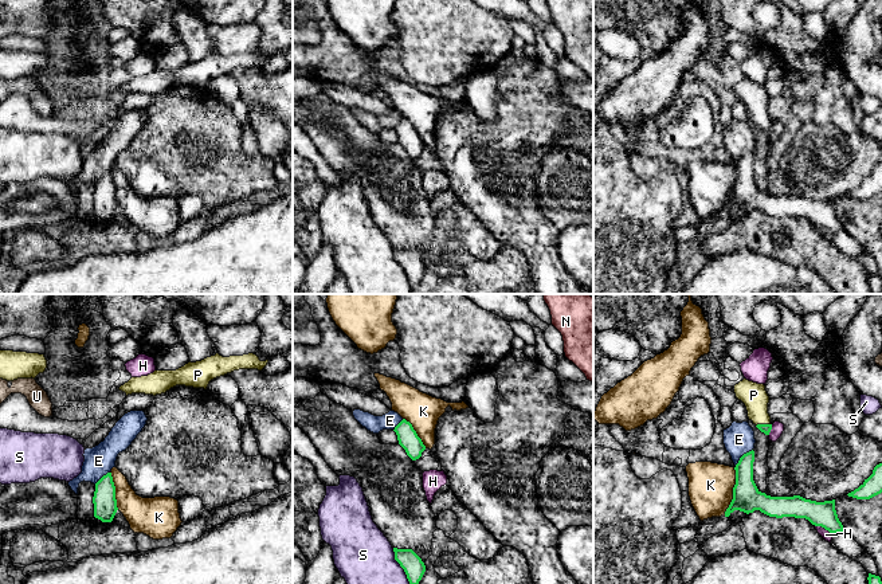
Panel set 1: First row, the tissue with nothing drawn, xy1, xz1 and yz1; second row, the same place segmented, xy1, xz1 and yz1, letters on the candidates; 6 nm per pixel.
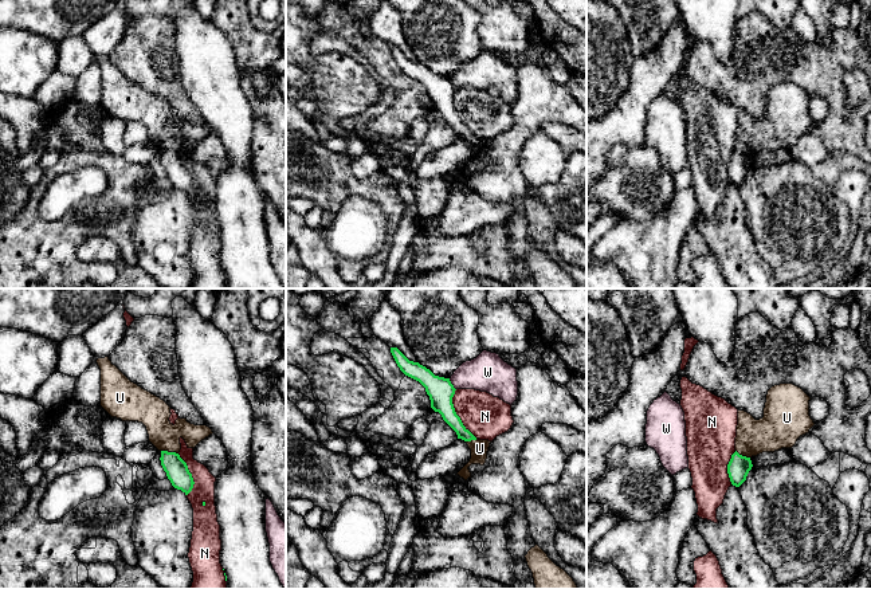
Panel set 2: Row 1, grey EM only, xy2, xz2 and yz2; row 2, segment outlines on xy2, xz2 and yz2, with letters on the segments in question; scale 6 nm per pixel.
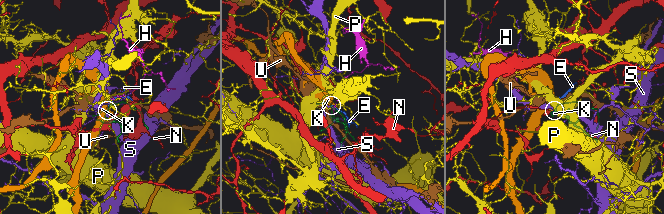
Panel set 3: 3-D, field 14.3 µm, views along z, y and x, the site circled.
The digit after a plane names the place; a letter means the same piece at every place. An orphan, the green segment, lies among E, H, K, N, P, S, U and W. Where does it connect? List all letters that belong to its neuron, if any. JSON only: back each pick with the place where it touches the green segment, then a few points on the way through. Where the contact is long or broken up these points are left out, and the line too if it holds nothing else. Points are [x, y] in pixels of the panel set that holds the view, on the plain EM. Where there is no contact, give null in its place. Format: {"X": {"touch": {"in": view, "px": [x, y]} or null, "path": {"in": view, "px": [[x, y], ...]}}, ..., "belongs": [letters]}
{"P": {"touch": {"in": "yz1", "px": [763, 124]}}, "belongs": ["P"]}

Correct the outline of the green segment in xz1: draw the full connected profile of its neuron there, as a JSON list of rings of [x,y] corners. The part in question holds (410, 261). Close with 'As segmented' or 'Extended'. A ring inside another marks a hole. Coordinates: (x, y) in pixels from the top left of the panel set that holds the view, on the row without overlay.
[[[393,247],[395,259],[400,263],[404,269],[407,278],[413,287],[422,279],[426,264],[422,258],[412,250],[412,248],[397,248]]]. As segmented

